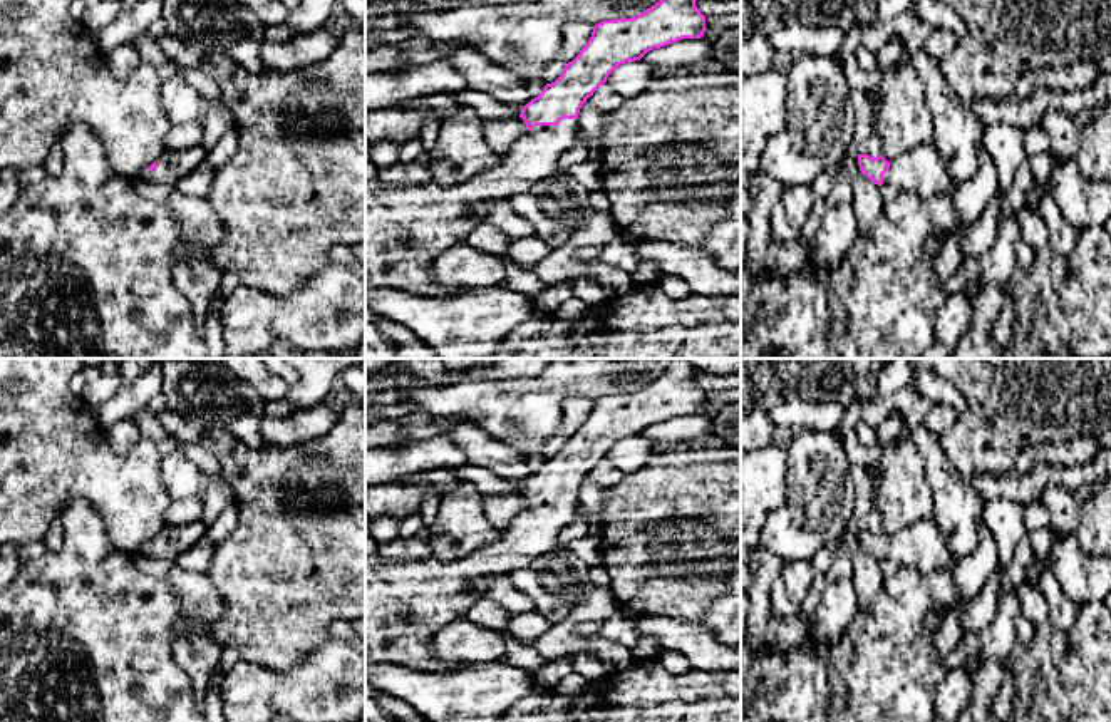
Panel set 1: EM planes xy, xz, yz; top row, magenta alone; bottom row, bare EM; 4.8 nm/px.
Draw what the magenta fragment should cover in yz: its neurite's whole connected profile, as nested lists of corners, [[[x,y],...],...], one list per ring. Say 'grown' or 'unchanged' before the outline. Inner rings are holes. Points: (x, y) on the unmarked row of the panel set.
grown; [[[933,518],[908,524],[893,536],[886,536],[883,531],[858,529],[858,541],[875,560],[890,558],[898,565],[915,568],[922,575],[955,568],[947,541]]]

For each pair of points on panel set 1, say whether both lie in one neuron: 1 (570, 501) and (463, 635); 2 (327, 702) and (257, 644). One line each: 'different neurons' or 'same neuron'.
1: different neurons
2: different neurons

